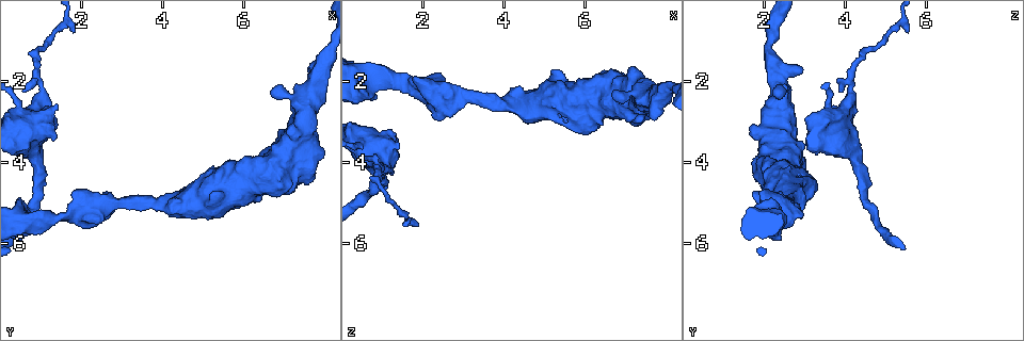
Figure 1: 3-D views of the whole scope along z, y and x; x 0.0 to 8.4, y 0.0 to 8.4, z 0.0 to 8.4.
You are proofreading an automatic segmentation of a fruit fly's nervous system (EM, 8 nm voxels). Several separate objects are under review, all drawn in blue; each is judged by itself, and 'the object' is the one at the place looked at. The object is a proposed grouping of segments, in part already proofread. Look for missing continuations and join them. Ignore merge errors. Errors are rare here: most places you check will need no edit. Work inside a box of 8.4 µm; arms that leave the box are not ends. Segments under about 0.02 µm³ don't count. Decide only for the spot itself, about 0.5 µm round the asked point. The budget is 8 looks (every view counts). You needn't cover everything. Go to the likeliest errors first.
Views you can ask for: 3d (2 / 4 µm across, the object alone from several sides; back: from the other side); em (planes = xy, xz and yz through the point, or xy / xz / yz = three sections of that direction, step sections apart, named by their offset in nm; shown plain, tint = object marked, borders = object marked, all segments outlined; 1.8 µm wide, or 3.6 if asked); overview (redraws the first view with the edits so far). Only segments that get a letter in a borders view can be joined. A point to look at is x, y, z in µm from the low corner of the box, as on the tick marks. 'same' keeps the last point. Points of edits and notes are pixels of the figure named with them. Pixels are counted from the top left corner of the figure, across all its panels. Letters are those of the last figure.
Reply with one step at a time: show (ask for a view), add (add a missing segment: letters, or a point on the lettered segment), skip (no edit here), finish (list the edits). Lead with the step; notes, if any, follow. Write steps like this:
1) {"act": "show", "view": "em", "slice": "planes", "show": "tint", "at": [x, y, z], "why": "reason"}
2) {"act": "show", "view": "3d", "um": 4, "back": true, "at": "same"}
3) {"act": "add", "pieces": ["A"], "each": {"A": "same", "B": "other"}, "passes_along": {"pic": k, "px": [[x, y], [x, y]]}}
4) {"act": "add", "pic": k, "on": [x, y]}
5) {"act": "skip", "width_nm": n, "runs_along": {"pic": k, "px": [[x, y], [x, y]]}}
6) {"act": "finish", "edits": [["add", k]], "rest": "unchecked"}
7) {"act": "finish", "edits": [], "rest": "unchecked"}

{"act": "show", "view": "3d", "um": 2, "back": true, "at": [6.70, 2.45, 2.35], "why": "thick end"}

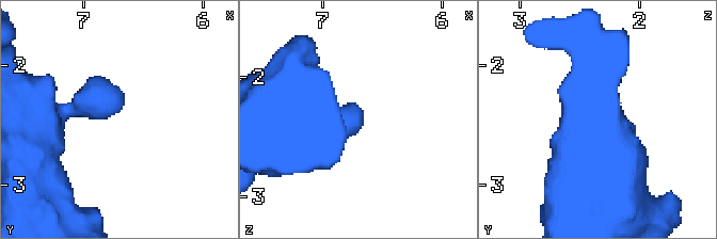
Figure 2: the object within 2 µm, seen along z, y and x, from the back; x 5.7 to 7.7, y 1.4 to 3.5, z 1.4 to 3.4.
{"act": "show", "view": "em", "slice": "xz", "step": 16, "show": "borders", "at": [6.74, 2.44, 2.32]}

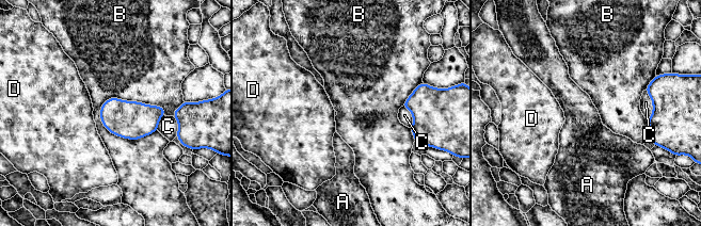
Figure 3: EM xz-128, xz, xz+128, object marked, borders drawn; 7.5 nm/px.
{"act": "show", "view": "em", "slice": "planes", "show": "borders", "at": "same"}

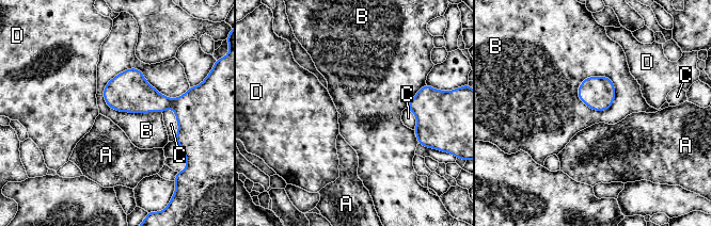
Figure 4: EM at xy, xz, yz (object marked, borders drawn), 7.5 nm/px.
{"act": "skip", "width_nm": 240, "each": {"A": "other", "B": "other", "C": "other", "D": "other"}, "border": {"pic": 4, "px": [[186, 92], [127, 68], [103, 97]]}, "found": "none of them fits"}

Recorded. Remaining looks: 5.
{"act": "show", "view": "em", "slice": "xy", "step": 8, "show": "plain", "at": [5.40, 4.10, 2.20], "why": "free end"}

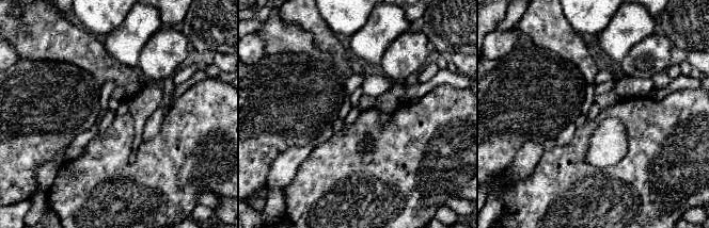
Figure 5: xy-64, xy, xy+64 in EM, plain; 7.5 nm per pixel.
{"act": "show", "view": "em", "slice": "xy", "step": 8, "show": "tint", "at": "same"}

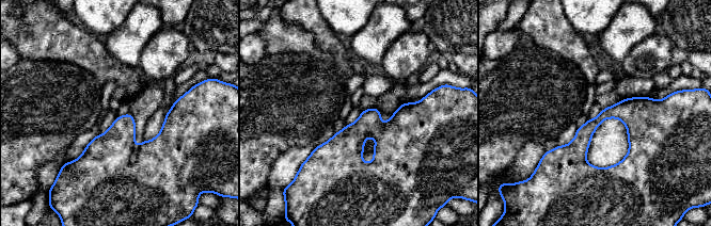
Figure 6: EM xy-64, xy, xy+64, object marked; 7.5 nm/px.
{"act": "show", "view": "em", "slice": "xy", "step": 8, "show": "borders", "at": "same"}

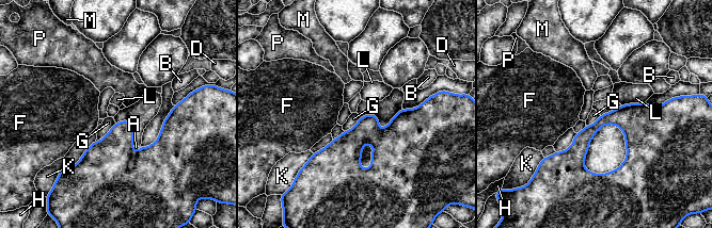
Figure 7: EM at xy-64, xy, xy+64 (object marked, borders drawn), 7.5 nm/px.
{"act": "skip", "each": {"A": "other", "B": "other", "D": "other", "F": "other", "G": "other", "H": "other", "K": "other", "L": "other", "M": "other", "P": "other"}, "runs_along": {"pic": 7, "px": [[659, 109], [605, 118], [550, 160]]}, "found": "none of them fits"}

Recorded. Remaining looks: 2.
{"act": "show", "view": "3d", "um": 4, "at": [2.45, 5.05, 2.45], "why": "thick turns thin"}

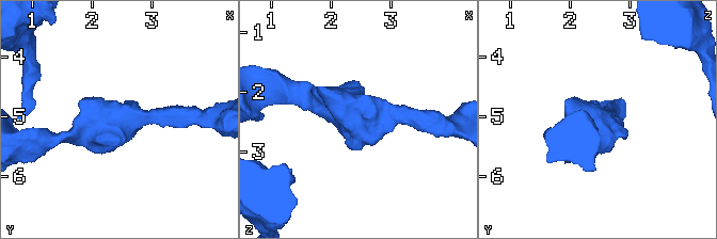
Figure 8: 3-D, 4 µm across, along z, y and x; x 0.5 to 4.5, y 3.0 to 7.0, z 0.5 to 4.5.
{"act": "show", "view": "em", "um": 3.6, "slice": "planes", "show": "borders", "at": [2.45, 5.05, 2.40]}

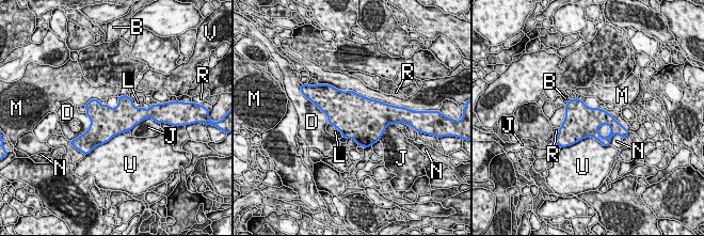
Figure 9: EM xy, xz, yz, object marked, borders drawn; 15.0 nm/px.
{"act": "skip", "width_nm": 480, "each": {"B": "other", "D": "other", "J": "other", "L": "other", "M": "other", "N": "other", "R": "other", "U": "other", "V": "other"}, "border": {"pic": 9, "px": [[342, 136], [347, 139]]}, "found": "no lettered segment goes on from it"}

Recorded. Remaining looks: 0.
{"act": "finish", "edits": [], "rest": "unchecked"}

